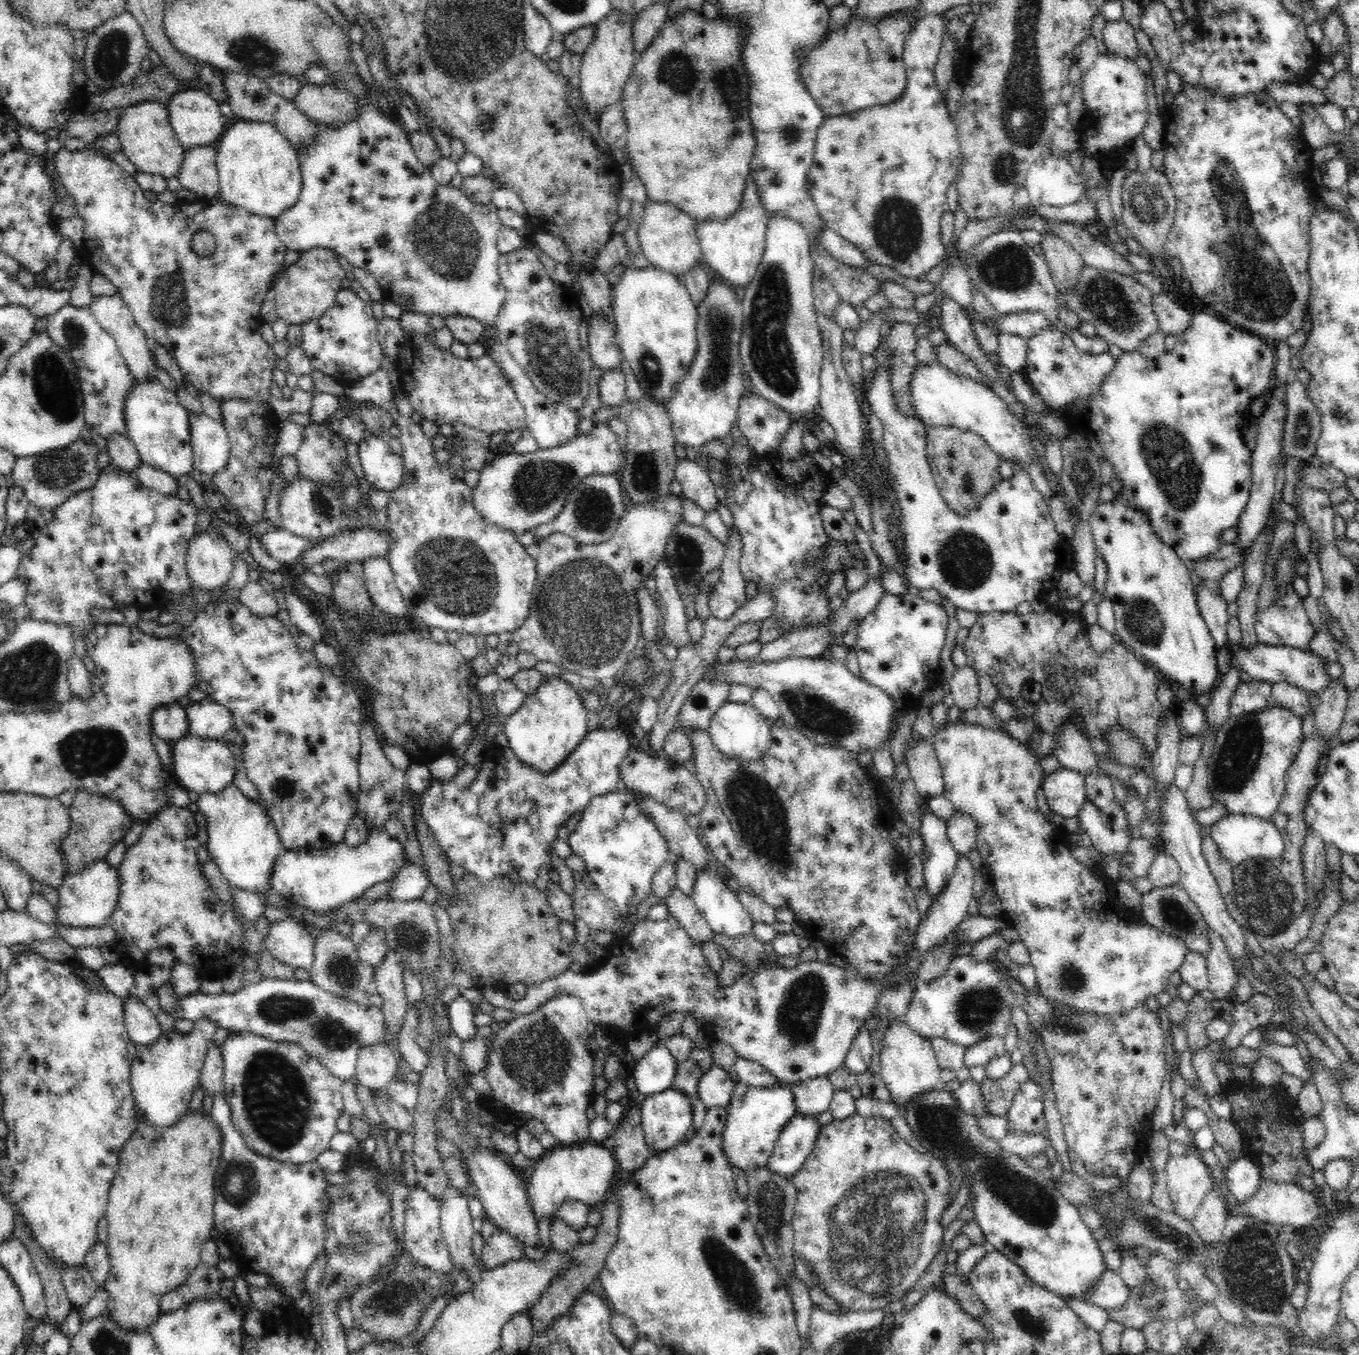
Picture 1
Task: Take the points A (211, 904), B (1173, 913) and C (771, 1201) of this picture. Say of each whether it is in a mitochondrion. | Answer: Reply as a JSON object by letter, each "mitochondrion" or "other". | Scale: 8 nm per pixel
{"A":"other","B":"mitochondrion","C":"mitochondrion"}

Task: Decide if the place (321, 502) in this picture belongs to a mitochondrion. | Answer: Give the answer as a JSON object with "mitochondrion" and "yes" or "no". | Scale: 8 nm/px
{"mitochondrion":"yes"}

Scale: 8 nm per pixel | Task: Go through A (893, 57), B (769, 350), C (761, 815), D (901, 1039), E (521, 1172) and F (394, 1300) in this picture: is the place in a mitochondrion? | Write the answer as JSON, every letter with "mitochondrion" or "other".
{"A":"other","B":"mitochondrion","C":"mitochondrion","D":"other","E":"other","F":"mitochondrion"}

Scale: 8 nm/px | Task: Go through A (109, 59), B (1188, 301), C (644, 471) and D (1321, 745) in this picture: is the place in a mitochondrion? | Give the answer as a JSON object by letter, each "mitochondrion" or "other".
{"A":"mitochondrion","B":"other","C":"mitochondrion","D":"other"}

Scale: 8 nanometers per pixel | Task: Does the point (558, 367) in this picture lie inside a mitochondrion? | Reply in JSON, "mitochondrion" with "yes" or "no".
{"mitochondrion":"yes"}

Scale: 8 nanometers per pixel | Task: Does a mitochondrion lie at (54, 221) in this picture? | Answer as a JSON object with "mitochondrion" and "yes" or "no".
{"mitochondrion":"no"}

